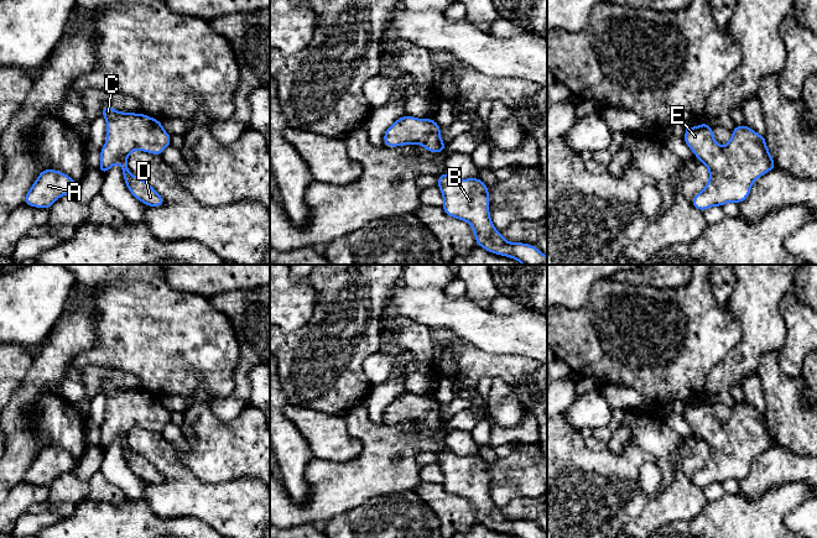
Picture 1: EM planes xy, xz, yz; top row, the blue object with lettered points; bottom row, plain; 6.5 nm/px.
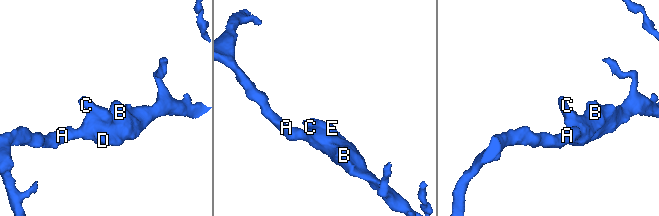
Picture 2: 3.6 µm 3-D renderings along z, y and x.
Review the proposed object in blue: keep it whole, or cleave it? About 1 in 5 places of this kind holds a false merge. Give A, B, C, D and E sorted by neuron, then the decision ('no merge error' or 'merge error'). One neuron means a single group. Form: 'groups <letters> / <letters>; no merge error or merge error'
groups A B C D E; no merge error

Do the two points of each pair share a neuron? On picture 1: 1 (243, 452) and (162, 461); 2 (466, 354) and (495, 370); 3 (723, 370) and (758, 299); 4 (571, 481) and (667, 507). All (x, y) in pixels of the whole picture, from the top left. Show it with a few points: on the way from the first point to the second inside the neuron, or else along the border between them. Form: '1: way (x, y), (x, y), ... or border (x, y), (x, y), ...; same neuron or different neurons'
1: border (175, 450), (178, 459), (199, 480); different neurons
2: way (473, 361), (475, 364), (488, 364); same neuron
3: way (740, 353), (758, 335), (758, 317); same neuron
4: way (594, 496), (603, 497), (623, 507), (644, 507); same neuron

